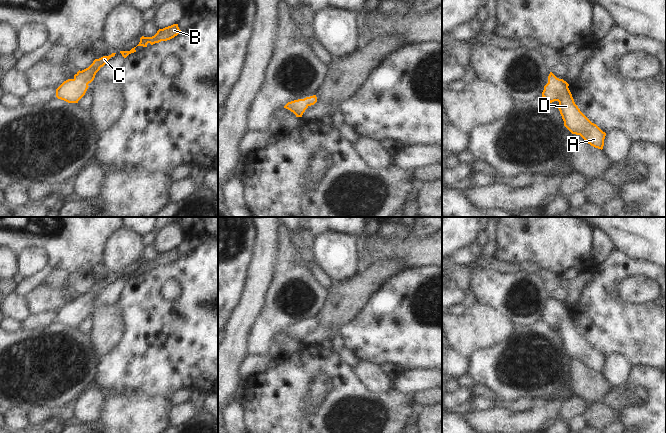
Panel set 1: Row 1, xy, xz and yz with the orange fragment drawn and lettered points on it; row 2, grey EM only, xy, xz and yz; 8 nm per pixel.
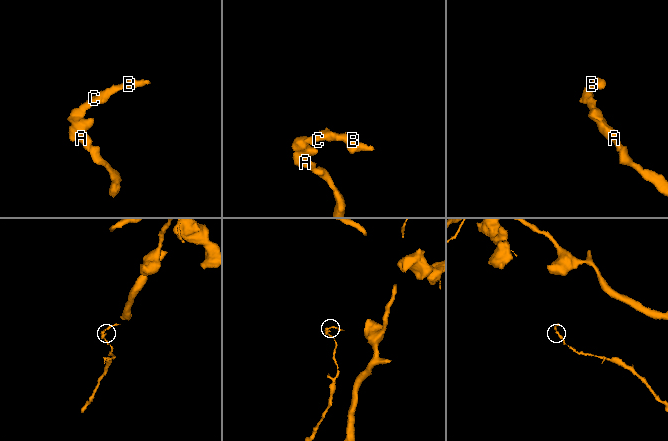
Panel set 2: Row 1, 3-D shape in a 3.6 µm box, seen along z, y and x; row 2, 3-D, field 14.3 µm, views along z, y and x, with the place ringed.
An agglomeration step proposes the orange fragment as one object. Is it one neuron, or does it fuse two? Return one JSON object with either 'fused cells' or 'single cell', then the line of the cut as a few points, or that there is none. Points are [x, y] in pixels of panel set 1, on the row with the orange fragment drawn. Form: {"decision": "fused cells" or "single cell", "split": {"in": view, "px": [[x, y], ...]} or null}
{"decision": "single cell", "split": null}

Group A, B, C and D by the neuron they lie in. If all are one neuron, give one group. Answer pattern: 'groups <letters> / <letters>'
groups A B C D

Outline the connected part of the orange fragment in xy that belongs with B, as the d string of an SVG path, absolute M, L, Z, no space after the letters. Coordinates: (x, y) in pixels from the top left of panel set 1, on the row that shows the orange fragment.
M173 24L171 26L165 27L163 29L159 29L157 33L152 37L144 37L140 38L140 42L137 46L147 47L147 44L150 43L151 45L155 43L159 43L161 41L167 41L175 36L177 36L181 30L178 27L178 24Z

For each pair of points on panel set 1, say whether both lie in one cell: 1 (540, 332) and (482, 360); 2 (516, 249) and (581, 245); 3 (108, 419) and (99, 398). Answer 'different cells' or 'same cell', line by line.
1: same cell
2: same cell
3: different cells

